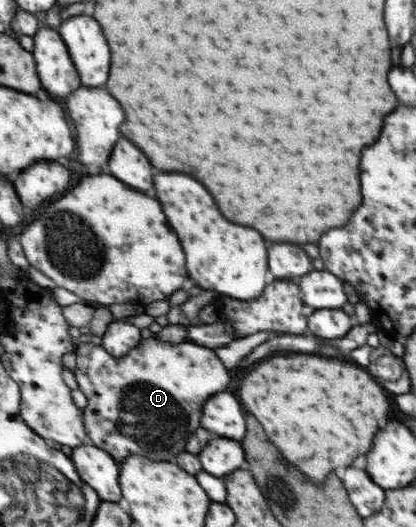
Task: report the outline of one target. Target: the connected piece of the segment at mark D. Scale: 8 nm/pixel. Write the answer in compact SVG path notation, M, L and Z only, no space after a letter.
M157 335L144 339L139 347L125 357L109 353L104 344L80 342L75 351L77 365L74 373L80 389L89 399L84 409L88 432L96 447L111 451L120 464L131 455L147 455L157 461L175 461L179 453L185 451L187 439L197 427L201 427L201 409L211 395L227 389L231 377L223 367L221 359L215 355L213 348L185 341L172 344L161 341Z

